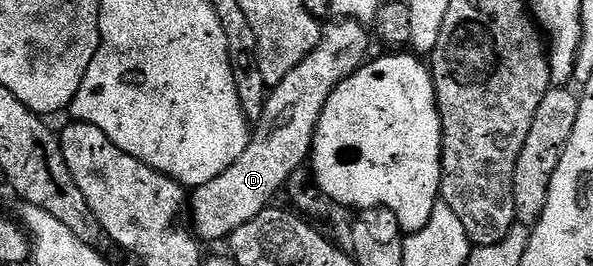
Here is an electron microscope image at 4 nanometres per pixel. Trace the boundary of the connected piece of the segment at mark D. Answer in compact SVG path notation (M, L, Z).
M334 20L329 25L323 29L320 44L316 44L314 51L300 64L296 64L296 68L292 68L292 72L288 72L288 76L284 76L284 80L280 80L280 84L267 93L264 112L253 127L250 142L244 148L244 152L240 152L236 164L220 172L216 180L208 180L208 184L193 187L188 198L188 218L190 214L191 220L194 221L193 233L203 243L218 242L221 238L222 241L229 239L230 234L236 232L236 228L260 216L260 212L264 212L273 203L270 201L277 194L283 193L288 176L292 176L292 172L301 170L307 165L310 151L314 149L316 124L320 120L320 112L324 112L328 96L345 78L355 74L364 65L368 58L366 49L370 46L371 35L363 23Z

